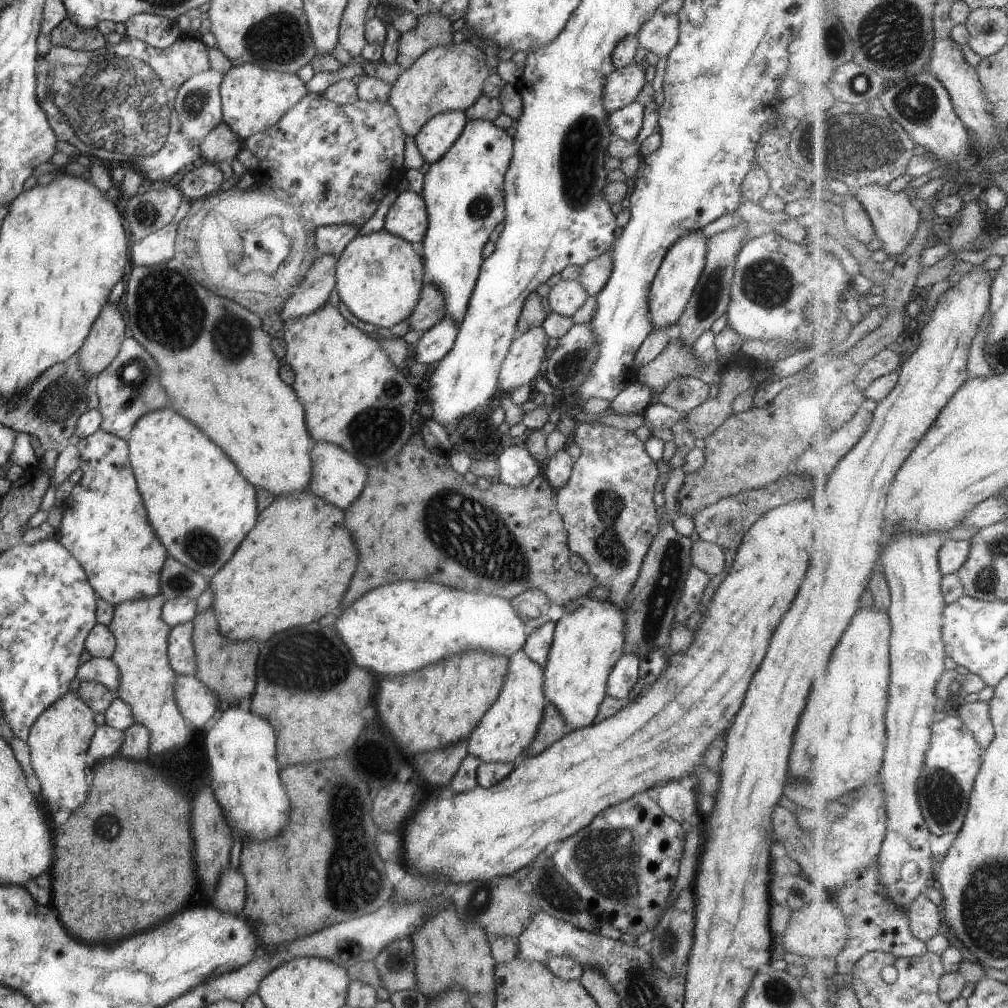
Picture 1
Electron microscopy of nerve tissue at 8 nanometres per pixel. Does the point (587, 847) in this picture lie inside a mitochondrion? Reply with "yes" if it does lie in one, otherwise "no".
yes

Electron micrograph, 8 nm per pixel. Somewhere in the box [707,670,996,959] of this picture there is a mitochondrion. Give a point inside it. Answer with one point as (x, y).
(943, 794)

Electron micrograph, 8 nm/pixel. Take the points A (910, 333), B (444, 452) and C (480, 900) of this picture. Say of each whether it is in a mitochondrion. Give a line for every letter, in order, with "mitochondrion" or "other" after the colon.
A: other
B: other
C: mitochondrion

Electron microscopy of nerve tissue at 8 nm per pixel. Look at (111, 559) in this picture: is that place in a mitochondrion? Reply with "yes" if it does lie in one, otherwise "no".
no

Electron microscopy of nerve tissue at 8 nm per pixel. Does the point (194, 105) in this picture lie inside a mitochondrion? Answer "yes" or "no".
yes

